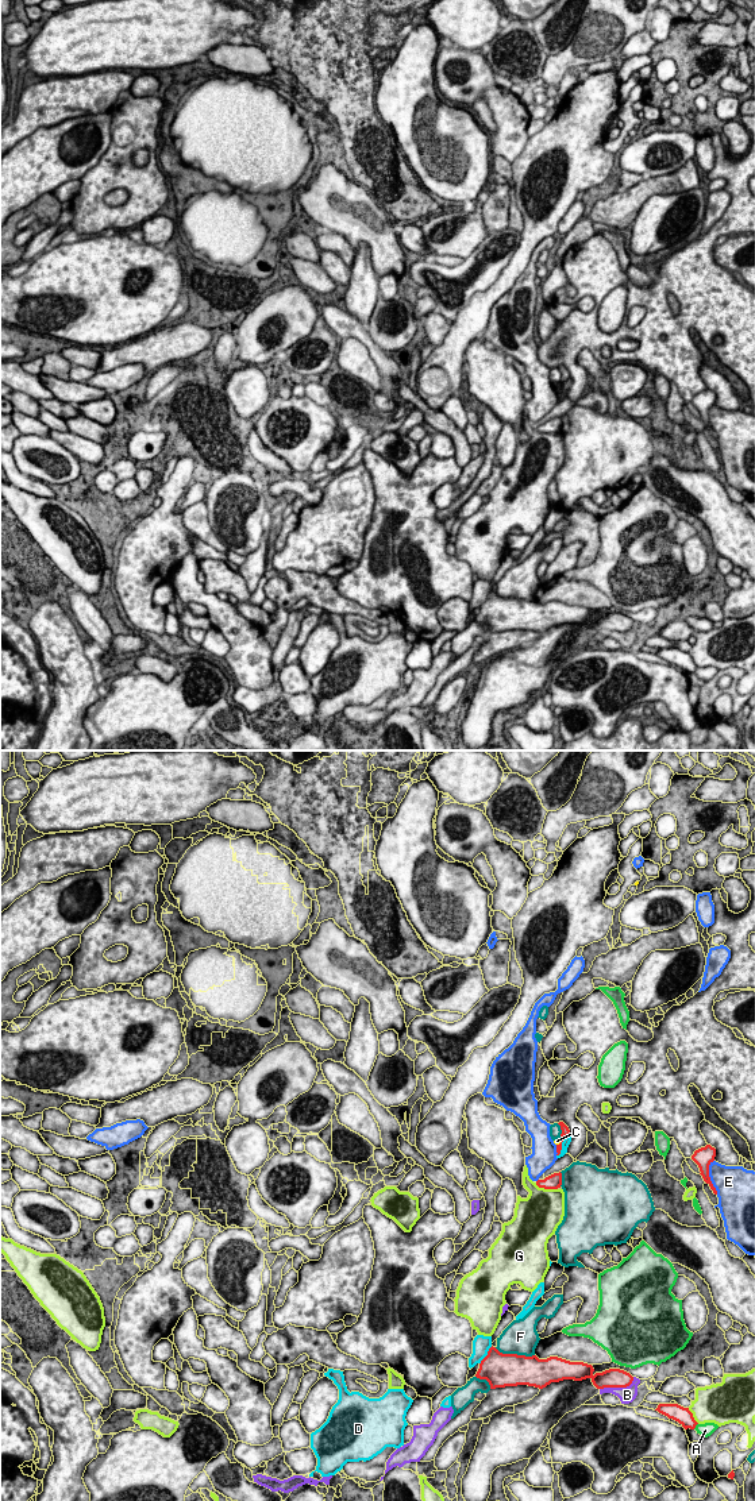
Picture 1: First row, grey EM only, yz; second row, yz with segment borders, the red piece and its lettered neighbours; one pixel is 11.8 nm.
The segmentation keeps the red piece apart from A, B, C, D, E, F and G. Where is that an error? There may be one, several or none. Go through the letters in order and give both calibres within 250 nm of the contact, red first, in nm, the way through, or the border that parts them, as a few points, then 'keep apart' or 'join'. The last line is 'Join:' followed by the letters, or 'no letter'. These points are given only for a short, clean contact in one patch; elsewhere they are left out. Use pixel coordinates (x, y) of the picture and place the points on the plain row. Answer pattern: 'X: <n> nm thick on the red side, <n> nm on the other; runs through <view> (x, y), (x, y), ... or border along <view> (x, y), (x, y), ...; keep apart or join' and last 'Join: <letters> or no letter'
A: 200 nm thick on the red side, 160 nm on the other; keep apart
B: 220 nm thick on the red side, 190 nm on the other; keep apart
C: 100 nm thick on the red side, 60 nm on the other; border along yz (561, 382), (557, 389); keep apart
D: 100 nm thick on the red side, 90 nm on the other; keep apart
E: 200 nm thick on the red side, 380 nm on the other; keep apart
F: 400 nm thick on the red side, 400 nm on the other; keep apart
G: 190 nm thick on the red side, 480 nm on the other; keep apart
Join: no letter

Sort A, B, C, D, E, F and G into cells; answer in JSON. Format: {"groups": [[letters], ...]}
{"groups": [["A"], ["B"], ["C"], ["D"], ["E"], ["F"], ["G"]]}

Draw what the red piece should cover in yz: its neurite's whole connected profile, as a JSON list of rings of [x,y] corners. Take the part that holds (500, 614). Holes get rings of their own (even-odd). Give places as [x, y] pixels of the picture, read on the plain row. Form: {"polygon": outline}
{"polygon": [[[492,590],[481,605],[475,621],[486,624],[490,633],[517,629],[543,633],[551,626],[586,622],[590,622],[597,633],[604,633],[627,632],[633,625],[629,617],[620,613],[596,618],[593,616],[593,610],[583,606],[570,606],[558,601],[539,603],[536,599],[502,598]]]}

